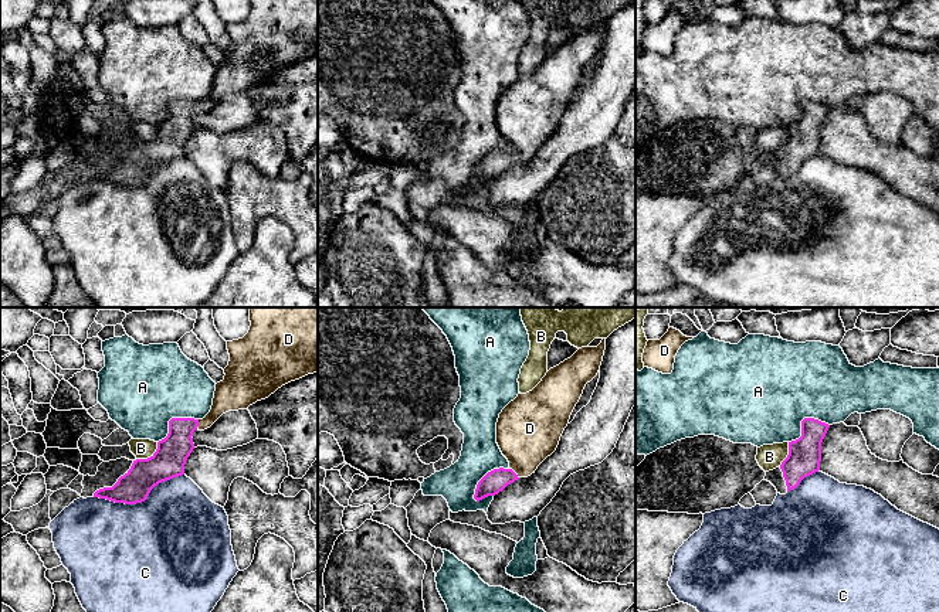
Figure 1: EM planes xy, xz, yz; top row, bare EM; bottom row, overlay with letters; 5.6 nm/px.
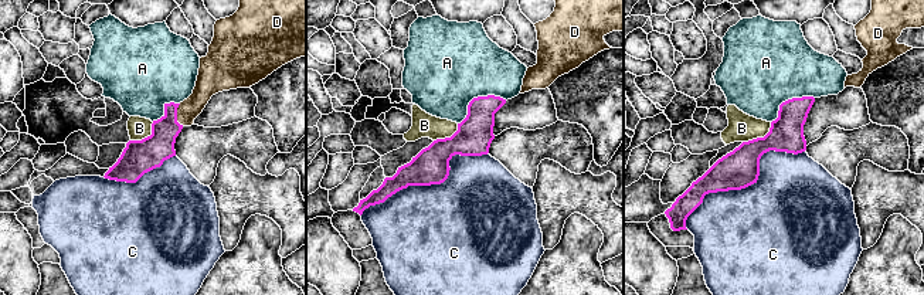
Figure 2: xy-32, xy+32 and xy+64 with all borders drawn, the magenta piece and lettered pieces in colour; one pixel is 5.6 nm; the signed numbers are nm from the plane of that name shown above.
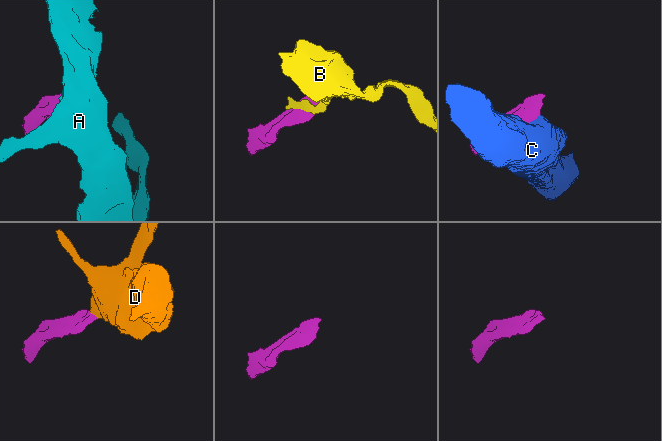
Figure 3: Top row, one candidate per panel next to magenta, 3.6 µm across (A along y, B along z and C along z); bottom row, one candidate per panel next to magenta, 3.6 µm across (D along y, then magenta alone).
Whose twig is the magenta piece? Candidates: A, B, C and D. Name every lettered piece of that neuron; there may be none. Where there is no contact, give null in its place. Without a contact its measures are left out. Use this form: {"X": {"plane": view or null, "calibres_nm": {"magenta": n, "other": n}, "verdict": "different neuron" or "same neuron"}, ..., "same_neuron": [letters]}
{"A": {"plane": "xz", "calibres_nm": {"magenta": 130, "other": 220}, "verdict": "different neuron"}, "B": {"plane": "xy", "calibres_nm": {"magenta": 190, "other": 110}, "verdict": "different neuron"}, "C": {"plane": "xy", "calibres_nm": {"magenta": 180, "other": 500}, "verdict": "different neuron"}, "D": {"plane": "xz", "calibres_nm": {"magenta": 130, "other": 360}, "verdict": "same neuron"}, "same_neuron": ["D"]}

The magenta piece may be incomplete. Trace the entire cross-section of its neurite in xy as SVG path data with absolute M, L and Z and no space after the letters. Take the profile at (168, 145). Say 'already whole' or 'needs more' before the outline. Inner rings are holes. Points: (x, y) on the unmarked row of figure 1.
needs more; M250 0L250 4L250 13L243 21L227 24L230 44L224 51L224 62L216 67L210 95L203 102L172 101L169 116L157 125L156 135L148 142L133 143L112 170L96 173L94 180L125 187L145 184L155 169L184 157L186 143L194 132L191 119L196 112L204 113L223 96L248 92L282 68L318 54L318 0Z

